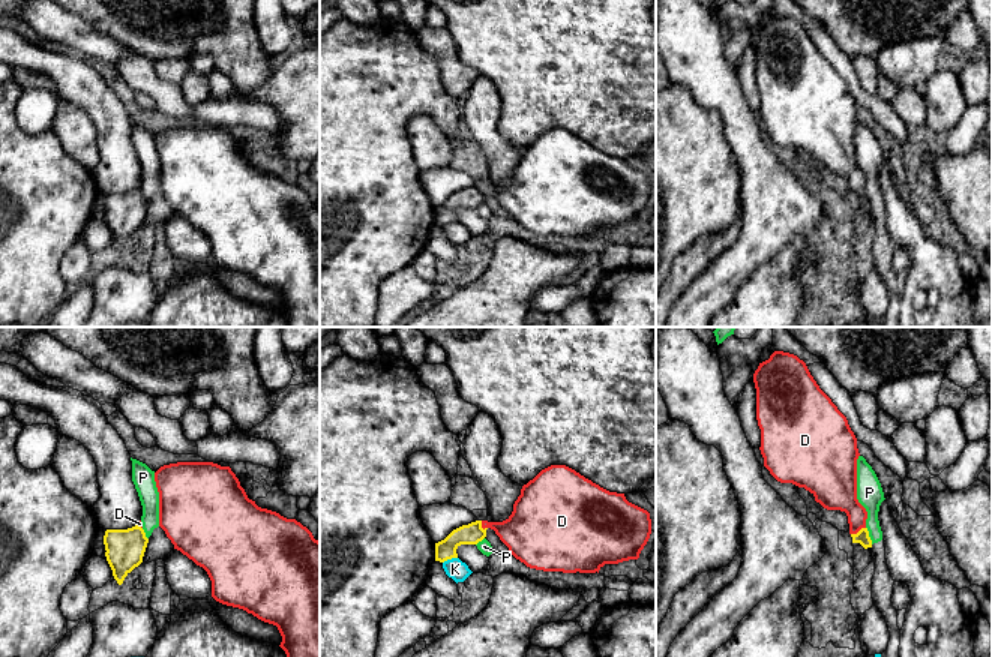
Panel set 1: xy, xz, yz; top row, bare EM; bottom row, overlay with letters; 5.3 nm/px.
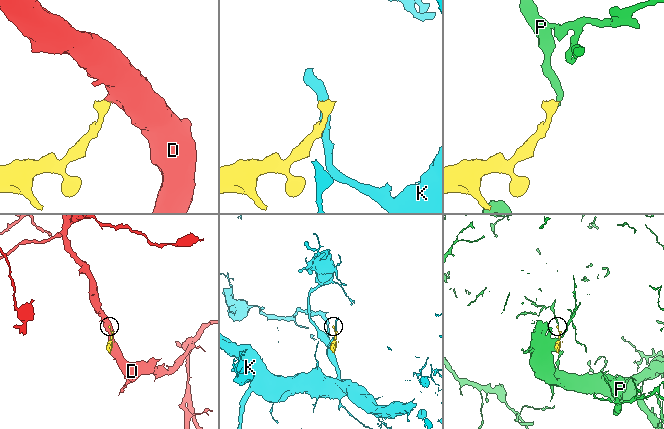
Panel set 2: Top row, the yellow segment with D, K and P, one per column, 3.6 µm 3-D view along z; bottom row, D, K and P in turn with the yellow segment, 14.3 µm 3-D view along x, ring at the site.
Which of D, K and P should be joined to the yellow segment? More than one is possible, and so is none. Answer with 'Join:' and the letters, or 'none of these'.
Join: D

